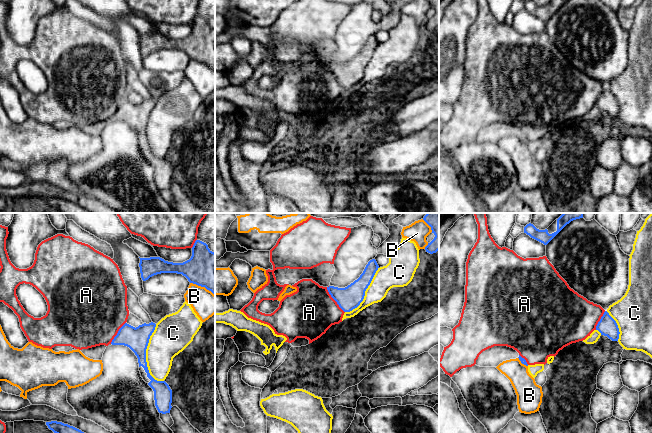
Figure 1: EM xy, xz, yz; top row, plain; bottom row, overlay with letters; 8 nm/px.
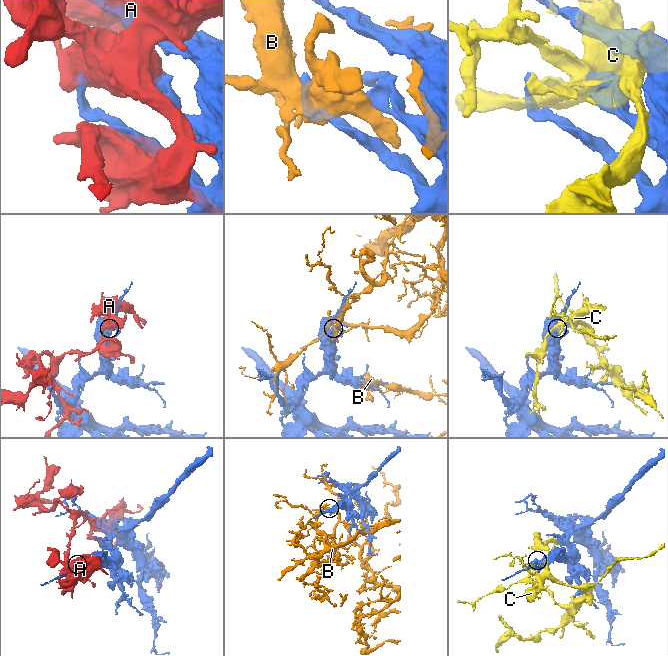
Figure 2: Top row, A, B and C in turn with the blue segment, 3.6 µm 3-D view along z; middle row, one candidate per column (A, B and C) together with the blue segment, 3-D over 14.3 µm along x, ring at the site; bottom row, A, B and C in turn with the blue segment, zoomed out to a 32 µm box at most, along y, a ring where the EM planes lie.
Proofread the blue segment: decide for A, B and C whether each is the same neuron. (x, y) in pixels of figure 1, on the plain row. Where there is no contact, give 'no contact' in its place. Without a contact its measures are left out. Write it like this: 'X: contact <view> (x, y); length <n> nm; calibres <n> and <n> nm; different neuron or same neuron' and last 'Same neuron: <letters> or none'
A: contact xz (334, 75); length 260 nm; calibres 190 and 400 nm; different neuron
B: contact xy (202, 62); length 220 nm; calibres 300 and 220 nm; different neuron
C: contact xy (145, 132); length 460 nm; calibres 190 and 280 nm; different neuron
Same neuron: none

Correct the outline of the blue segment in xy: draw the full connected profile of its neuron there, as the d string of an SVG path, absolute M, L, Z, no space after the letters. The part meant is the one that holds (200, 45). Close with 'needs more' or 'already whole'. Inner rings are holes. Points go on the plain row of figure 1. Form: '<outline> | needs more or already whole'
M200 16L195 17L191 34L183 39L150 33L140 34L139 43L143 57L161 49L177 49L185 52L190 59L205 63L215 71L215 29Z | already whole

